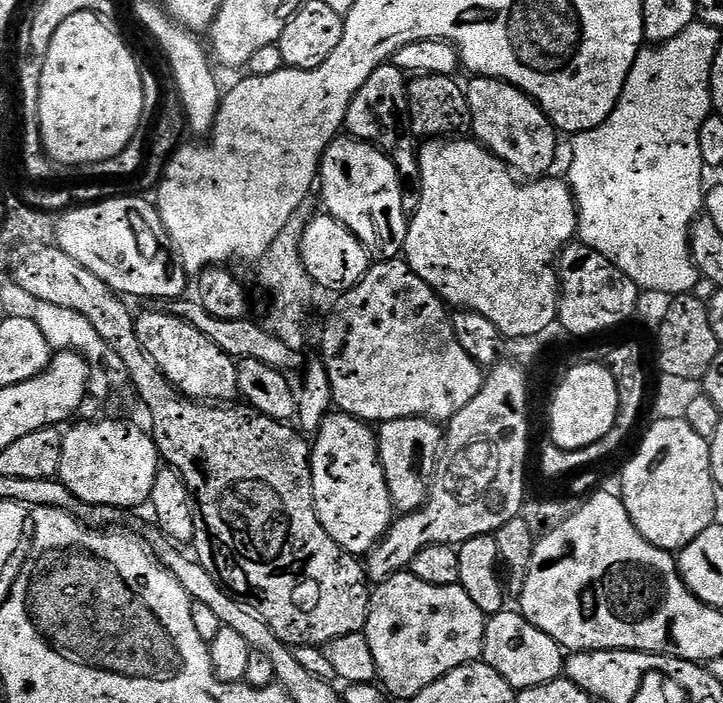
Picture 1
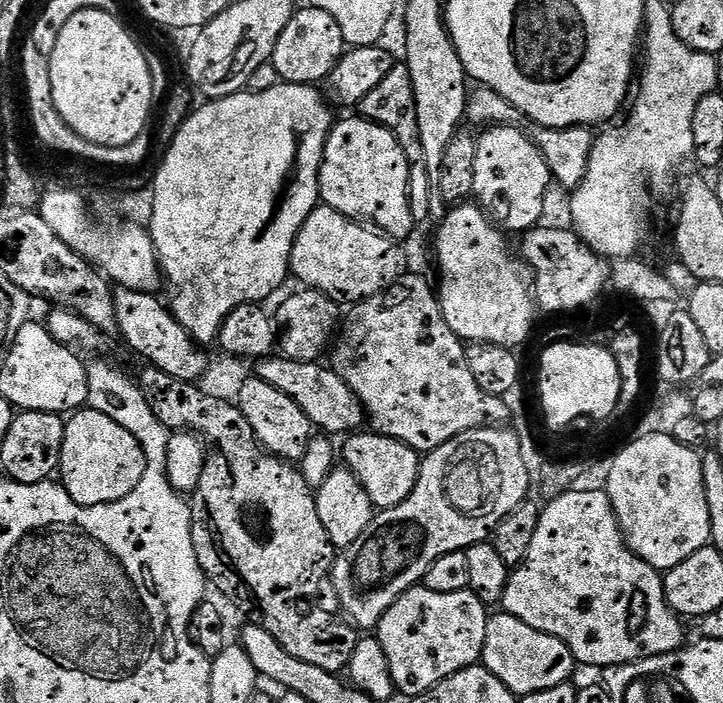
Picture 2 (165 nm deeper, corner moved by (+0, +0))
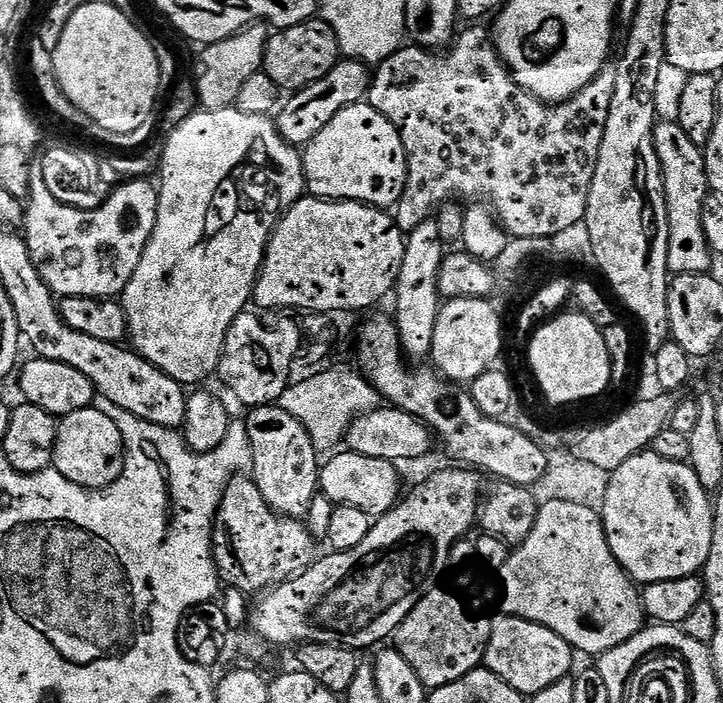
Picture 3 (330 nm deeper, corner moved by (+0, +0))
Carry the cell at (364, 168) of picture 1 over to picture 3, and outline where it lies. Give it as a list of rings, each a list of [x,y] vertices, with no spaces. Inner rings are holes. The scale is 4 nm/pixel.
[[[366,102],[338,110],[302,155],[307,191],[322,200],[355,200],[357,204],[392,210],[402,198],[408,159],[400,132]]]

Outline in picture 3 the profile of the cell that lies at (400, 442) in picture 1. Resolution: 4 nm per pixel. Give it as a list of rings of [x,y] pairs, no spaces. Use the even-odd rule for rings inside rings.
[[[340,451],[329,455],[323,461],[320,470],[320,492],[331,498],[337,506],[357,508],[373,518],[382,517],[395,508],[402,496],[399,472],[401,469],[382,458],[366,458],[366,454]]]

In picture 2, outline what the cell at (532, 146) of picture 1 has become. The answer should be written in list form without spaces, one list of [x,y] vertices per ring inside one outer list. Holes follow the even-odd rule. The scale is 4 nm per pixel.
[[[488,126],[479,133],[476,145],[478,155],[474,157],[474,200],[488,214],[489,220],[505,233],[523,234],[531,232],[541,223],[544,216],[544,199],[548,196],[548,187],[553,187],[552,171],[548,169],[546,158],[540,152],[531,135],[519,132],[513,126]]]

